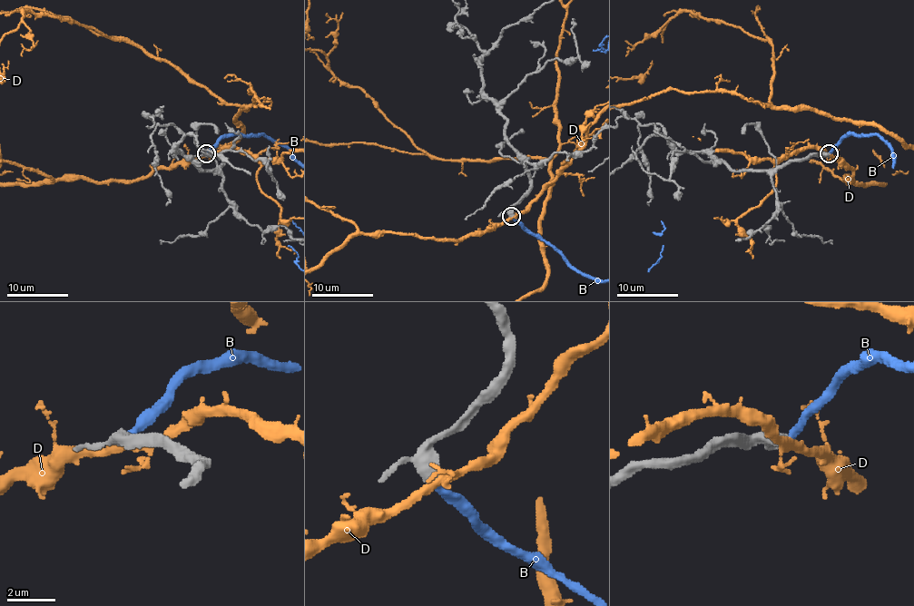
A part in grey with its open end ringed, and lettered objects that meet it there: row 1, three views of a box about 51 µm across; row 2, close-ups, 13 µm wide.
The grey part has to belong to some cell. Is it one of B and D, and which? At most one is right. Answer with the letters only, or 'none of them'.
B

